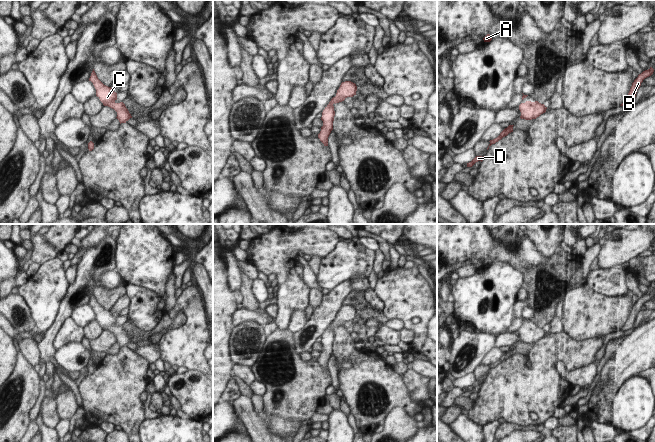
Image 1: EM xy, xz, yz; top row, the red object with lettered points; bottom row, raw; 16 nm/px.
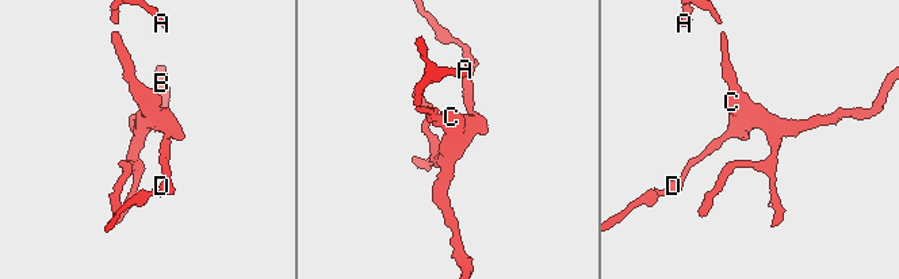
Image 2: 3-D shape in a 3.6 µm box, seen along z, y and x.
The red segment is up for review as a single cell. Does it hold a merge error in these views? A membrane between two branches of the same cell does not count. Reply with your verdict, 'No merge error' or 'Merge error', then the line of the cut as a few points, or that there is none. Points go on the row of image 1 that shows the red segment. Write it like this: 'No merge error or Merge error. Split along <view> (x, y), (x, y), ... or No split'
No merge error. No split

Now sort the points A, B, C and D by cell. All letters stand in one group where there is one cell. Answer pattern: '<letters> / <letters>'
A B C D

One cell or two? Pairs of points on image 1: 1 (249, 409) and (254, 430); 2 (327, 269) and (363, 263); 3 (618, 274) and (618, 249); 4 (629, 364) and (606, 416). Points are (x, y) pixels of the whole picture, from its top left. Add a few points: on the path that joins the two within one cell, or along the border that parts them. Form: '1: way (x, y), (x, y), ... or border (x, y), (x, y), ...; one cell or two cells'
1: way (249, 414), (254, 425); one cell
2: way (336, 268), (343, 263), (354, 263); one cell
3: border (616, 266), (596, 269); two cells
4: way (616, 377), (606, 388), (606, 403); one cell

